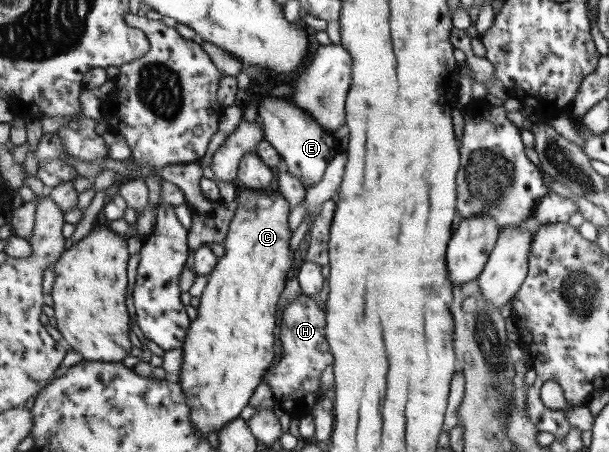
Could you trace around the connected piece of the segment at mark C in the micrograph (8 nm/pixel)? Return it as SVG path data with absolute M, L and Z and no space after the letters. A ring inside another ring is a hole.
M241 187L238 192L237 208L224 242L225 254L220 258L216 269L209 275L208 283L200 297L200 304L197 308L198 314L189 327L188 338L183 348L185 359L183 359L183 367L181 367L181 375L178 380L178 383L184 388L183 392L185 392L189 410L191 410L192 421L205 436L209 432L219 432L232 420L240 418L239 414L243 412L245 406L249 405L249 400L255 394L255 388L261 384L263 377L266 376L270 370L269 367L273 364L273 358L275 358L275 328L278 327L278 307L281 305L282 295L286 289L286 284L288 284L287 276L289 276L289 272L293 268L293 262L295 262L293 252L291 252L290 214L292 211L292 204L280 191L253 190Z

